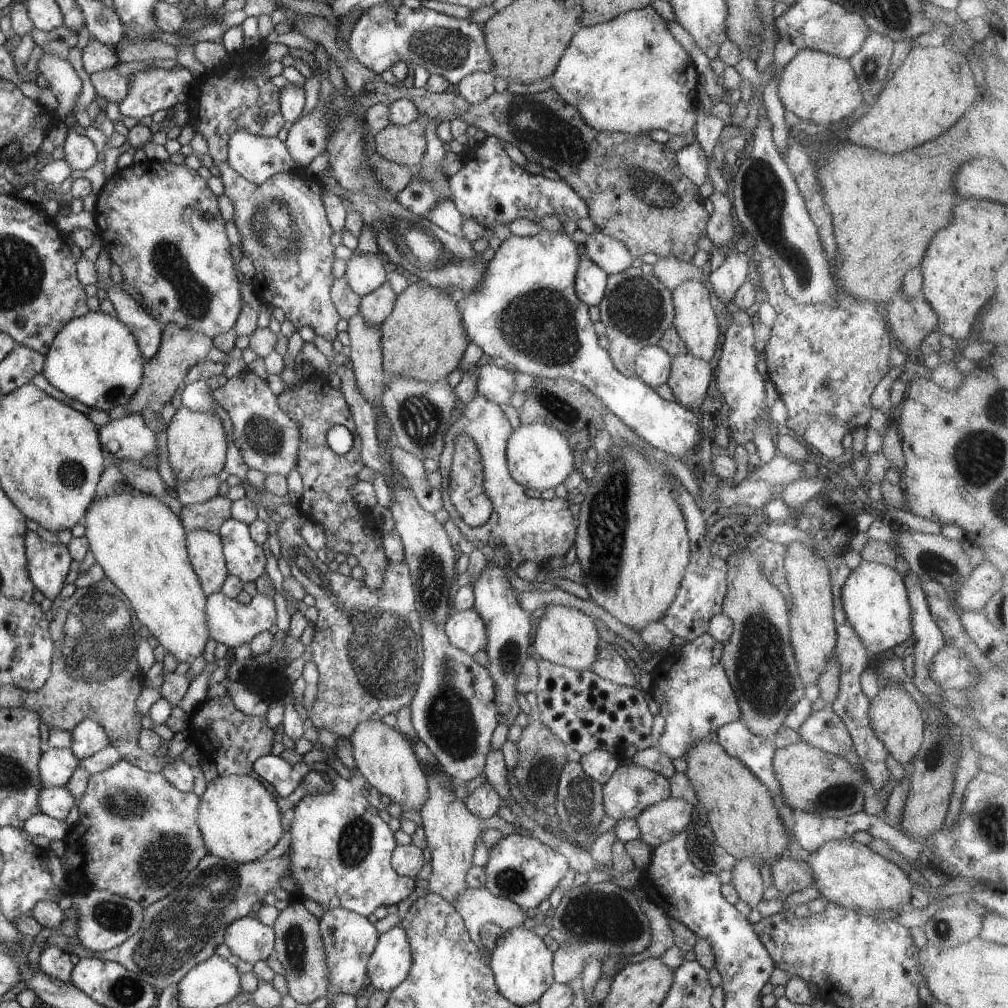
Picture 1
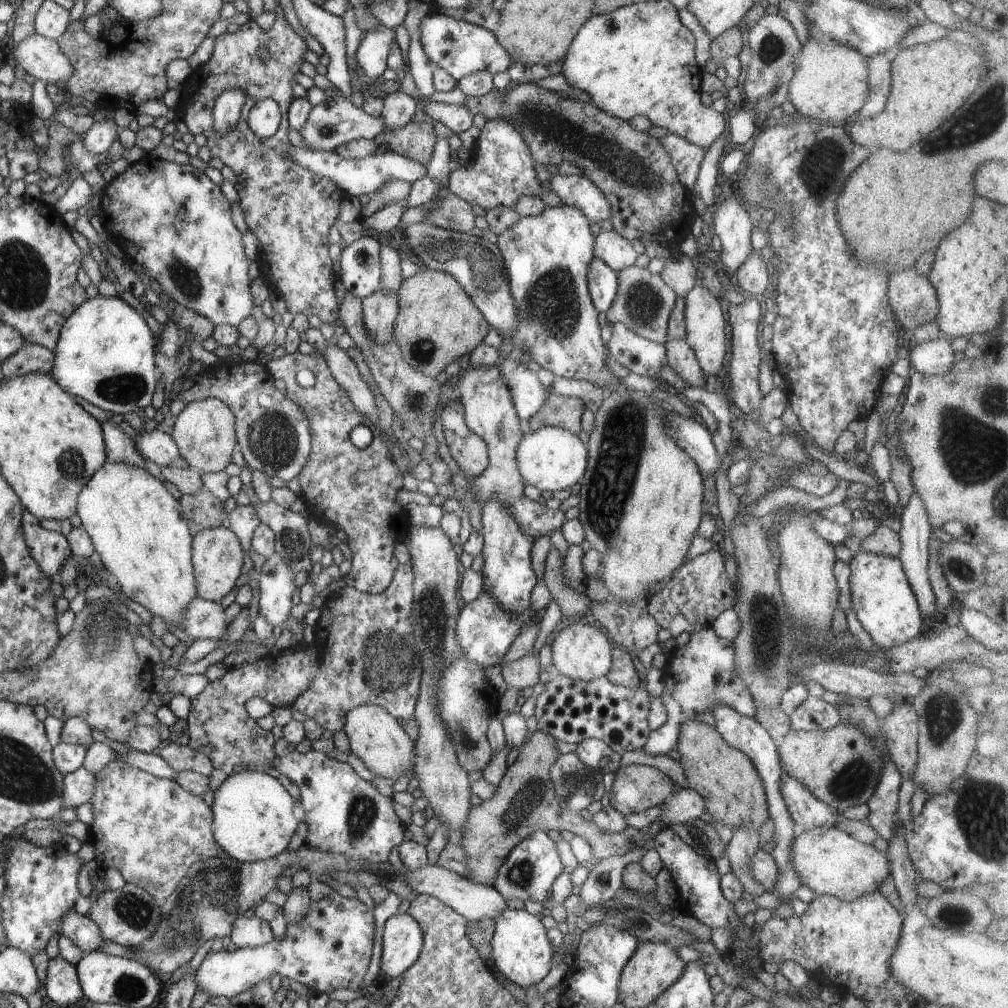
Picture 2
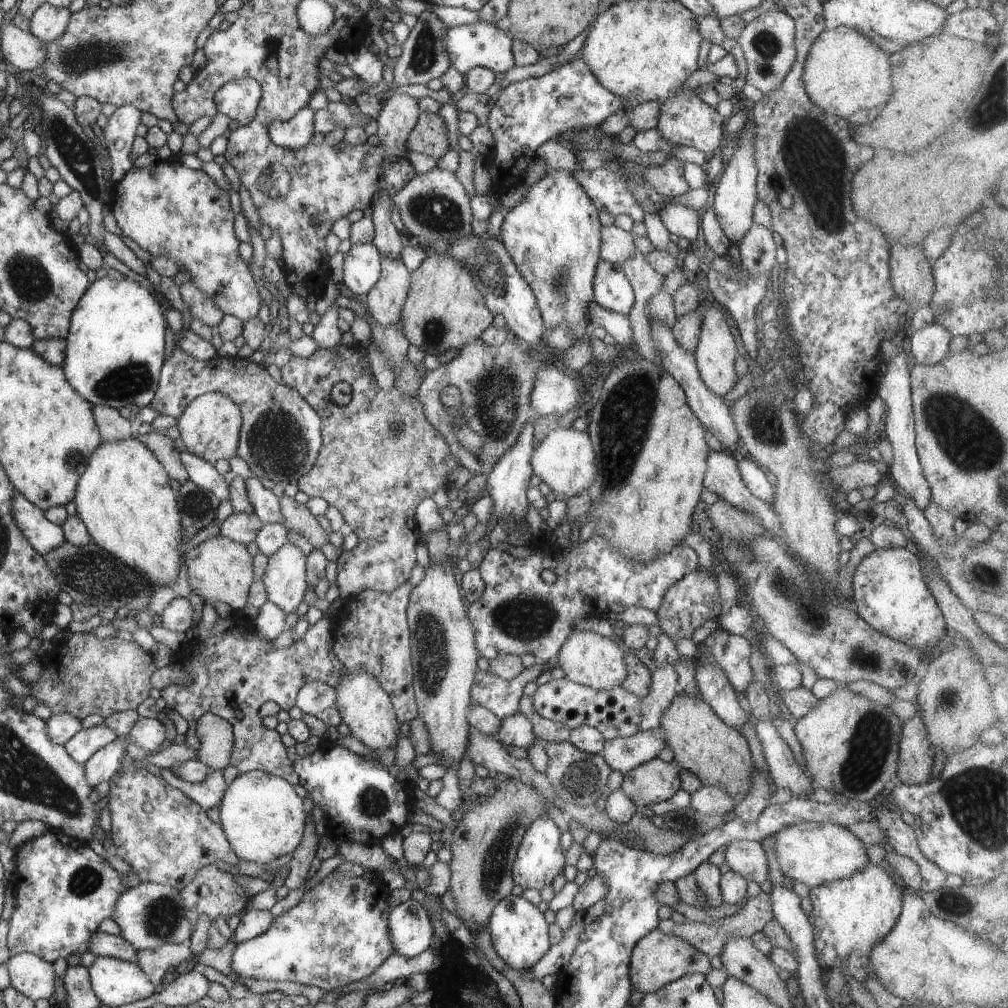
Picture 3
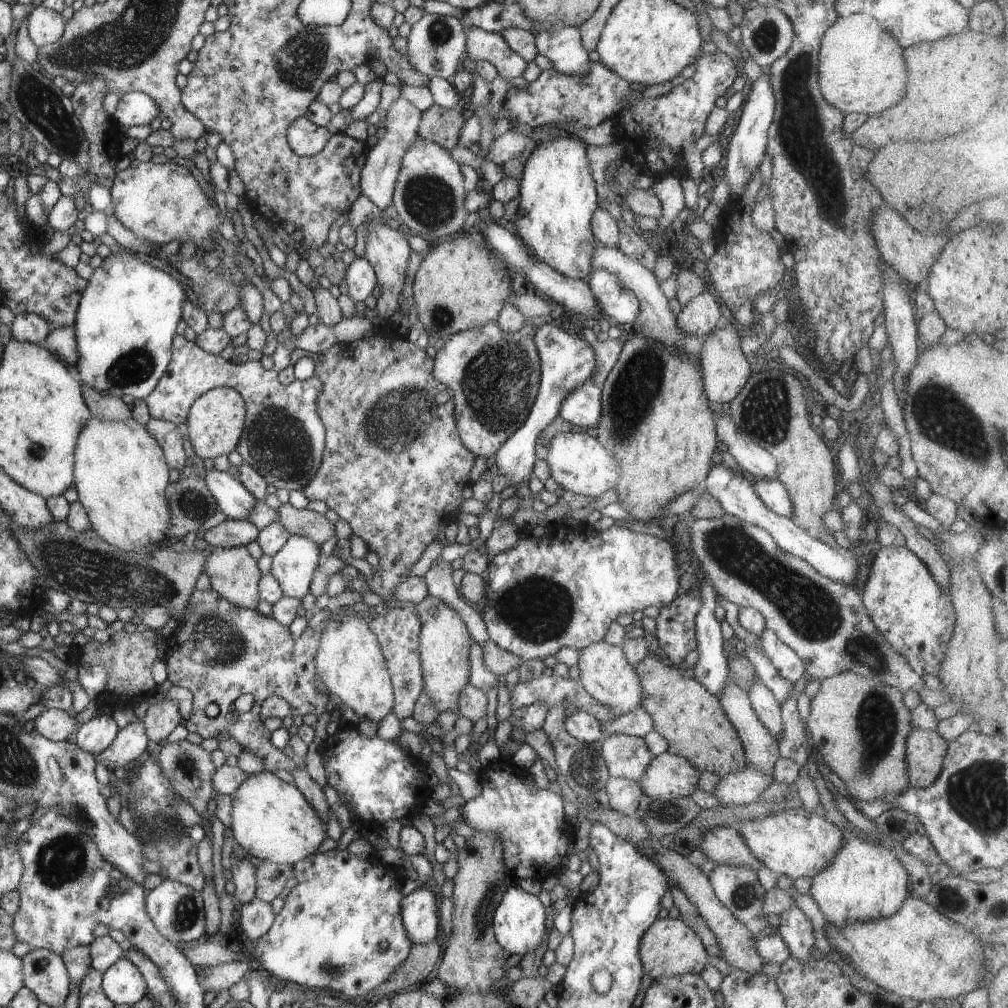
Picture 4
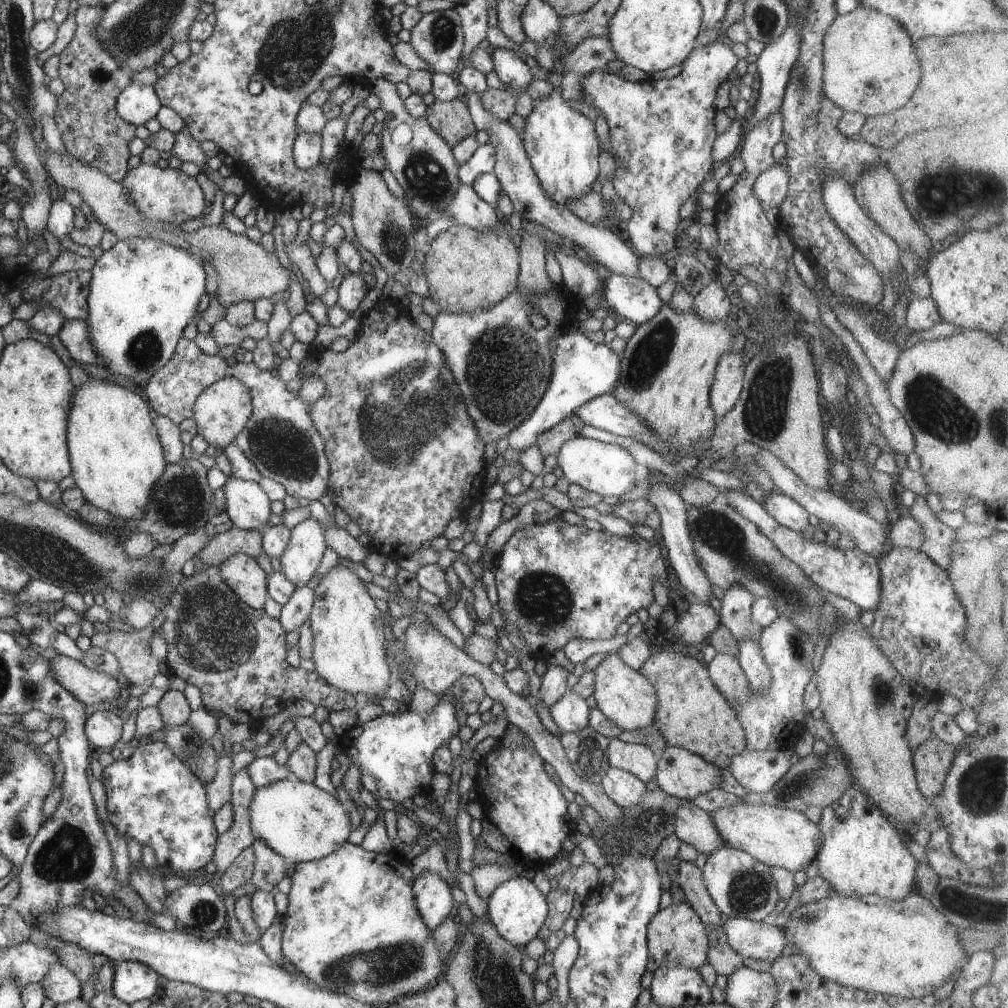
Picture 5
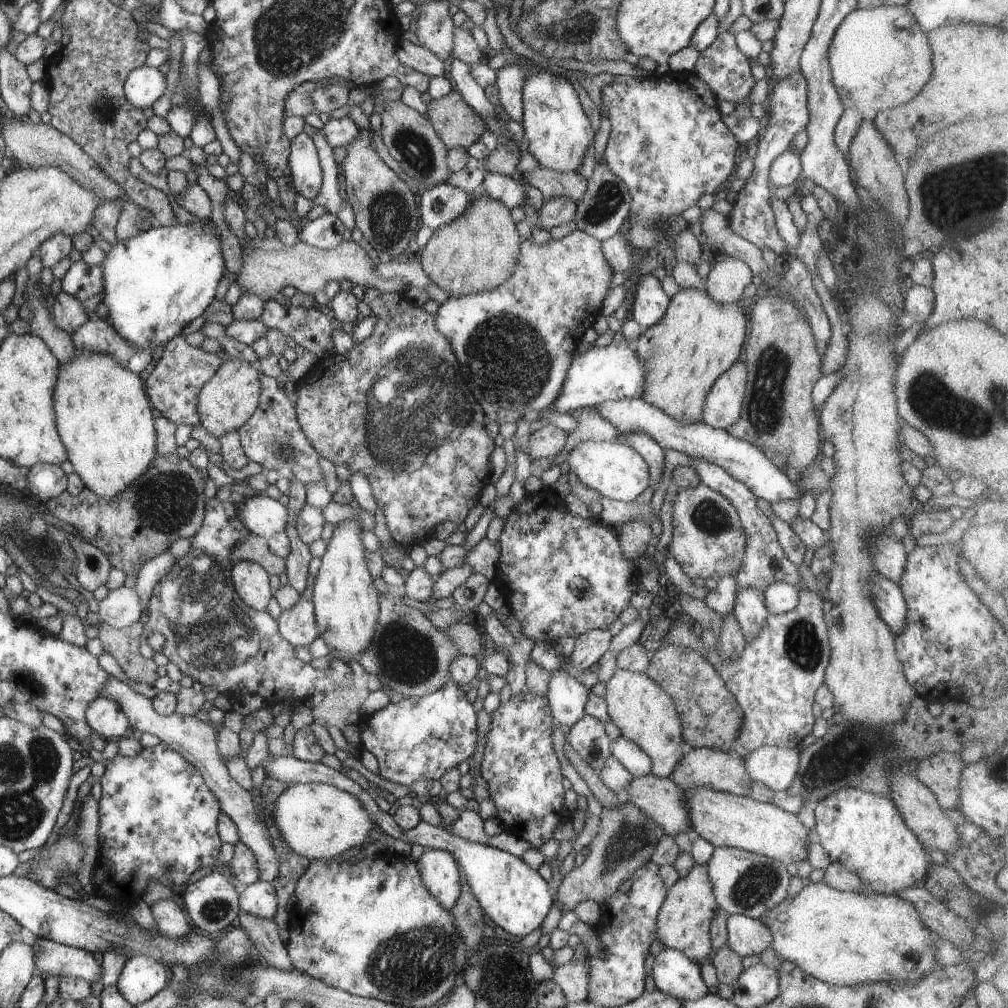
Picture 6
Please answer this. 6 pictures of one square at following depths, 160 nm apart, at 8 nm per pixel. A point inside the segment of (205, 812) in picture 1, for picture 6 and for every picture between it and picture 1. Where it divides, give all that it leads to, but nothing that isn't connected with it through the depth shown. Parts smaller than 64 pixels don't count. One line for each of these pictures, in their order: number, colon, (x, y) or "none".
2: (253, 815)
3: (263, 818)
4: (271, 819)
5: (301, 822)
6: (318, 821)

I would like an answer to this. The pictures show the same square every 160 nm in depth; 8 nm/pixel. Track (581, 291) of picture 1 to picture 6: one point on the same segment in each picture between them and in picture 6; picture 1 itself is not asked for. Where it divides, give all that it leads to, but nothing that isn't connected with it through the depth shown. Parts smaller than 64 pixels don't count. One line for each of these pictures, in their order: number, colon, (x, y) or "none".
2: (602, 281)
3: (612, 290)
4: (620, 305)
5: (632, 299)
6: (650, 302)

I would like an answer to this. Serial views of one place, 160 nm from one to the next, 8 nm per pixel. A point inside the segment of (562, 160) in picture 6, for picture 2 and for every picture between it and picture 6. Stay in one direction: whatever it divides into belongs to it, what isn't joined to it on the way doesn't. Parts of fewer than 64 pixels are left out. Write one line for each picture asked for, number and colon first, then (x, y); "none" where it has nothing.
2: (547, 256)
3: (554, 236)
4: (557, 193)
5: (562, 145)

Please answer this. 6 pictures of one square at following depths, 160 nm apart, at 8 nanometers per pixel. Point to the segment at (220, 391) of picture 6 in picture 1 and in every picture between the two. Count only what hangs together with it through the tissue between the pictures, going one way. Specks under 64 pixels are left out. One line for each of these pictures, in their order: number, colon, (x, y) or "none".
1: (196, 442)
2: (205, 433)
3: (209, 426)
4: (215, 421)
5: (221, 412)

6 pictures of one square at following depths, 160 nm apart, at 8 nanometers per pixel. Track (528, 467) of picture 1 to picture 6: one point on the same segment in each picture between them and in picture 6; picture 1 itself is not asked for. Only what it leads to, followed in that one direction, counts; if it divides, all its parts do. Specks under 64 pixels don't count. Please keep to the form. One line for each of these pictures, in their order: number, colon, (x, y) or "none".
2: (551, 459)
3: (565, 459)
4: (578, 462)
5: (607, 469)
6: (617, 471)

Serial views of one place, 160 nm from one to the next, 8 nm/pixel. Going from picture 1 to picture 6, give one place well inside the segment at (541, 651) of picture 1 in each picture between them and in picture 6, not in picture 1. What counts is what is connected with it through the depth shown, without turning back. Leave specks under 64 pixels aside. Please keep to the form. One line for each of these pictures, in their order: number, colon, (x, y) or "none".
2: (582, 652)
3: (590, 659)
4: (605, 673)
5: (625, 696)
6: (646, 715)

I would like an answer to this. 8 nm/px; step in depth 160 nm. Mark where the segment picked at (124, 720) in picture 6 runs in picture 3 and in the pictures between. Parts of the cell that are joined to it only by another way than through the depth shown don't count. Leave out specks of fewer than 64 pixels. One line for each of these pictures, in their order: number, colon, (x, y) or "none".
3: (83, 745)
4: (94, 736)
5: (103, 729)

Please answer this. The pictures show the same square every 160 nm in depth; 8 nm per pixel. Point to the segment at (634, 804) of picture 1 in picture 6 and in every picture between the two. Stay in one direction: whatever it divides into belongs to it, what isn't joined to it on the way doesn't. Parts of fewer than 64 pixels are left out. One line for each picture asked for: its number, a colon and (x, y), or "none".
2: (636, 788)
3: (652, 782)
4: (668, 777)
5: (680, 773)
6: (700, 767)

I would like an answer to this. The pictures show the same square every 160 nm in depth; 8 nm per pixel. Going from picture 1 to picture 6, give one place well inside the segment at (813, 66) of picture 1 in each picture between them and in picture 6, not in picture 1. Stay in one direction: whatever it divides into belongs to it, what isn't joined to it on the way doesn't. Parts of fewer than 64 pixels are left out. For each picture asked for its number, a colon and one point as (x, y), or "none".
2: (830, 83)
3: (844, 72)
4: (860, 70)
5: (869, 67)
6: (879, 58)

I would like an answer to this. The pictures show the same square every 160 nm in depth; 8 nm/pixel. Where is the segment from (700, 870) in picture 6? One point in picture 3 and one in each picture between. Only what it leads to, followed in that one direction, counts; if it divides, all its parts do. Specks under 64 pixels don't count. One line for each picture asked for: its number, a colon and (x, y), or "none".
3: (657, 959)
4: (670, 947)
5: (676, 936)

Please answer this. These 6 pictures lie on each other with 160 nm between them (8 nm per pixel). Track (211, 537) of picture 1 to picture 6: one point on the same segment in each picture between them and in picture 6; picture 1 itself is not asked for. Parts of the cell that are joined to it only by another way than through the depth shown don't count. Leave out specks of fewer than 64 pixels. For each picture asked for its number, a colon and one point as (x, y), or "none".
2: (218, 558)
3: (219, 570)
4: (234, 575)
5: (241, 573)
6: (252, 583)

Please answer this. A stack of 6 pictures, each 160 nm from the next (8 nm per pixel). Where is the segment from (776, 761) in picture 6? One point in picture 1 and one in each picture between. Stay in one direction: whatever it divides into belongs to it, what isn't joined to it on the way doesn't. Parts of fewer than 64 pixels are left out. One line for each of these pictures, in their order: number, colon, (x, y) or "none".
1: (657, 824)
2: (687, 805)
3: (710, 800)
4: (737, 789)
5: (757, 771)

